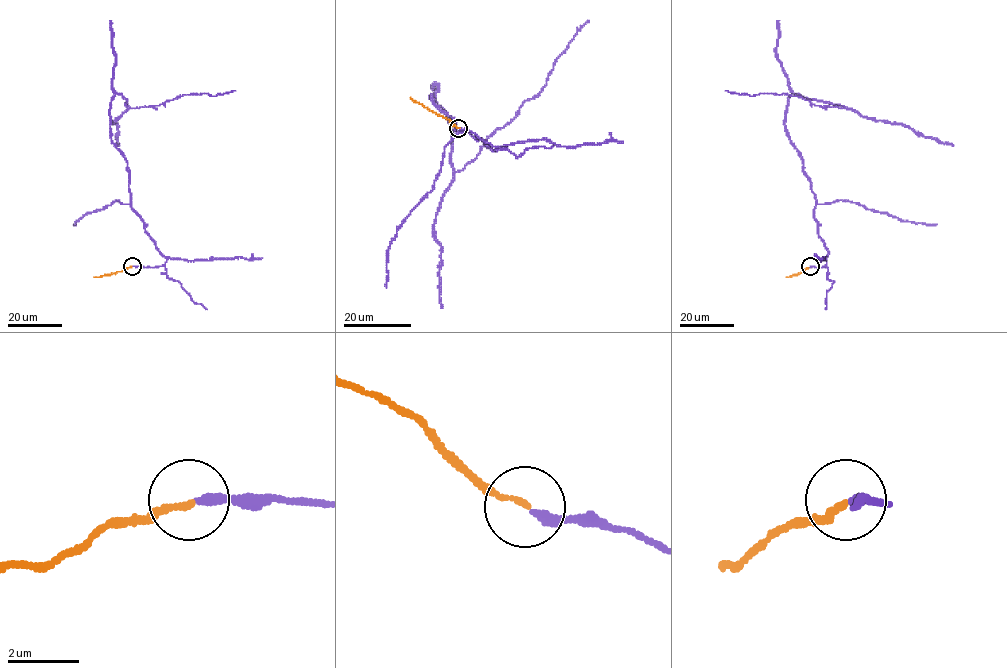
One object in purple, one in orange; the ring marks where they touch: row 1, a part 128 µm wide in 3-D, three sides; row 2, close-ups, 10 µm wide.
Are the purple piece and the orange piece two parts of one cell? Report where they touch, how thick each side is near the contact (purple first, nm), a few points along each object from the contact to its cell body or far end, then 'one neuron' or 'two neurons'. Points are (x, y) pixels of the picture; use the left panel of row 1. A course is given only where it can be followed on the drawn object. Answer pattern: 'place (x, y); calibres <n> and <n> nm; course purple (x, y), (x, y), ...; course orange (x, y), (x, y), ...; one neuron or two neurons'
place (132, 266); calibres 240 and 170 nm; course purple (132, 266), (167, 258), (130, 204), (128, 162), (111, 140), (112, 97), (134, 108), (235, 90); course orange (132, 266), (93, 277); one neuron

